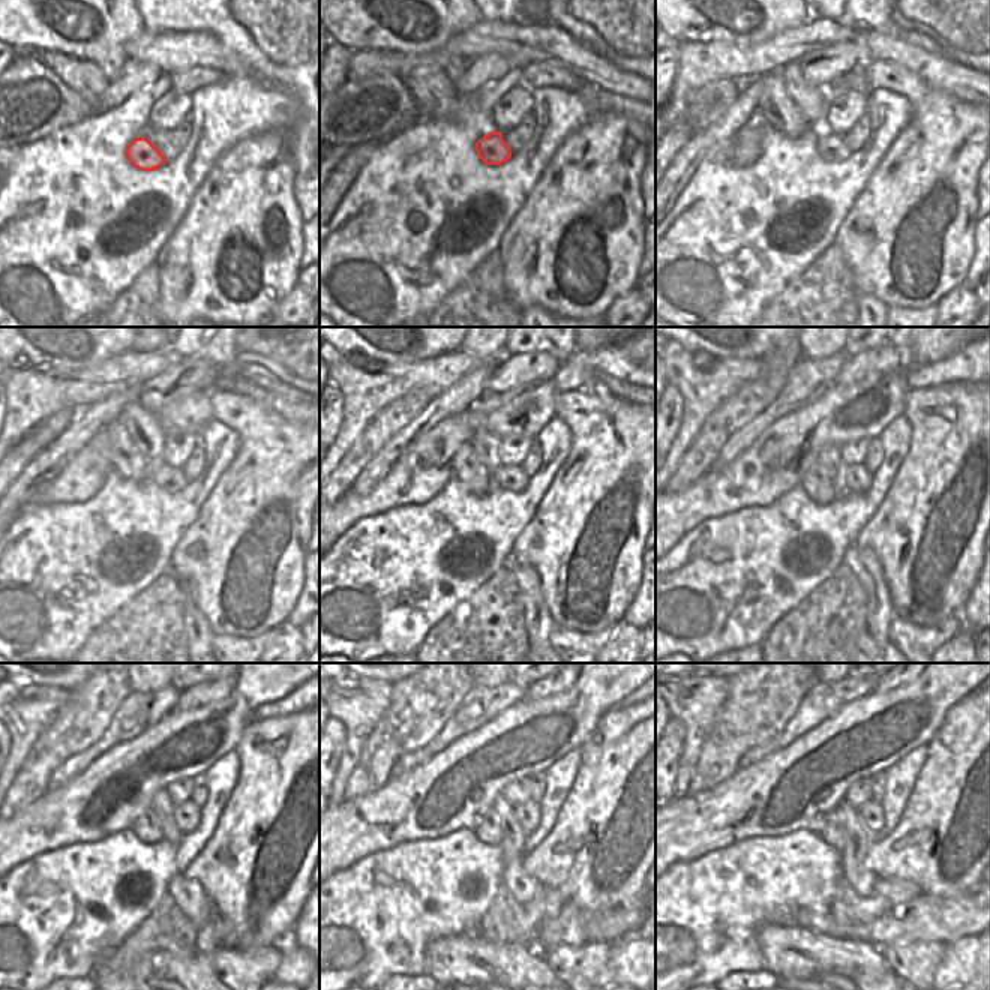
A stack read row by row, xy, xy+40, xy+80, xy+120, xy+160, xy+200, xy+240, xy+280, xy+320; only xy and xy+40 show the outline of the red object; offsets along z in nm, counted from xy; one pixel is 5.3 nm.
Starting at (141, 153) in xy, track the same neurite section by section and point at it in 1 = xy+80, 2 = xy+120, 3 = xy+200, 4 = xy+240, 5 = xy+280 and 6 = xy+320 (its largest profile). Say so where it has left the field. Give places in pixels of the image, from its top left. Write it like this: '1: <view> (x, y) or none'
1: xy+80 (830, 146)
2: xy+120 (168, 479)
3: xy+200 (857, 479)
4: xy+240 (186, 815)
5: xy+280 (527, 813)
6: xy+320 (872, 813)

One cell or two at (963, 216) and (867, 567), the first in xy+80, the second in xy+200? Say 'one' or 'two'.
two

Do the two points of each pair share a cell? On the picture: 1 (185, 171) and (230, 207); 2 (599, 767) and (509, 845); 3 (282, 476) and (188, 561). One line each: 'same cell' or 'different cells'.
1: different cells
2: different cells
3: same cell

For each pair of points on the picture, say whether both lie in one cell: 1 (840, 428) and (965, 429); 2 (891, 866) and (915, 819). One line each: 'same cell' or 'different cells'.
1: different cells
2: same cell

